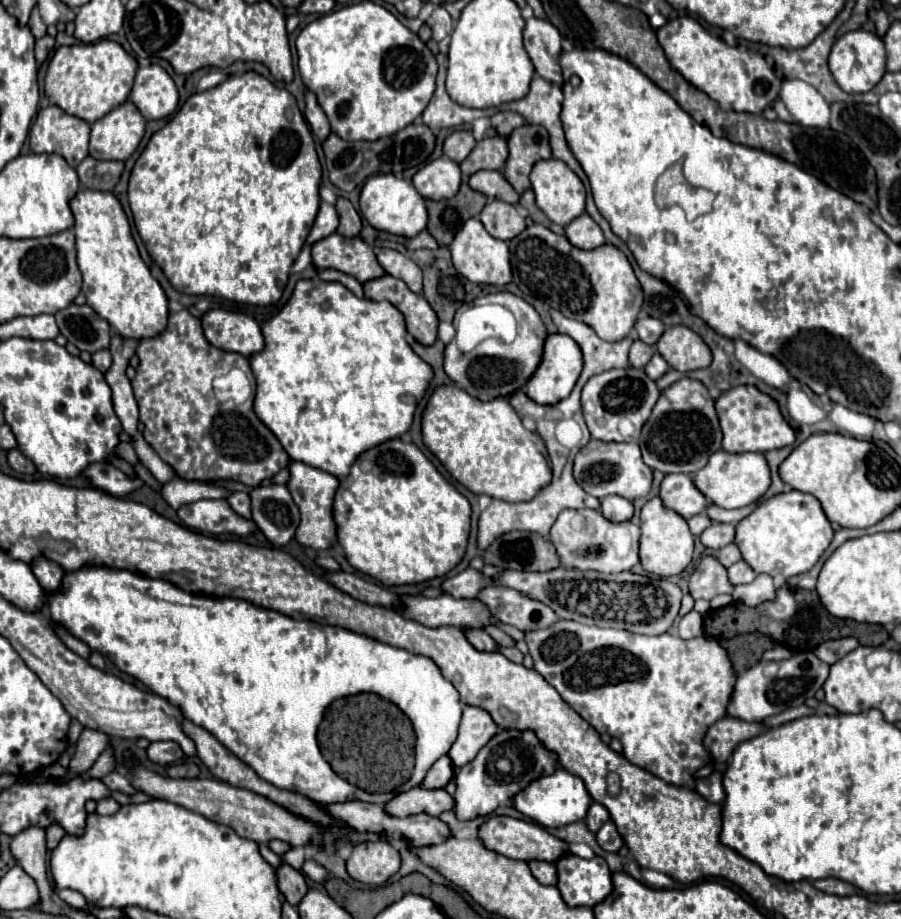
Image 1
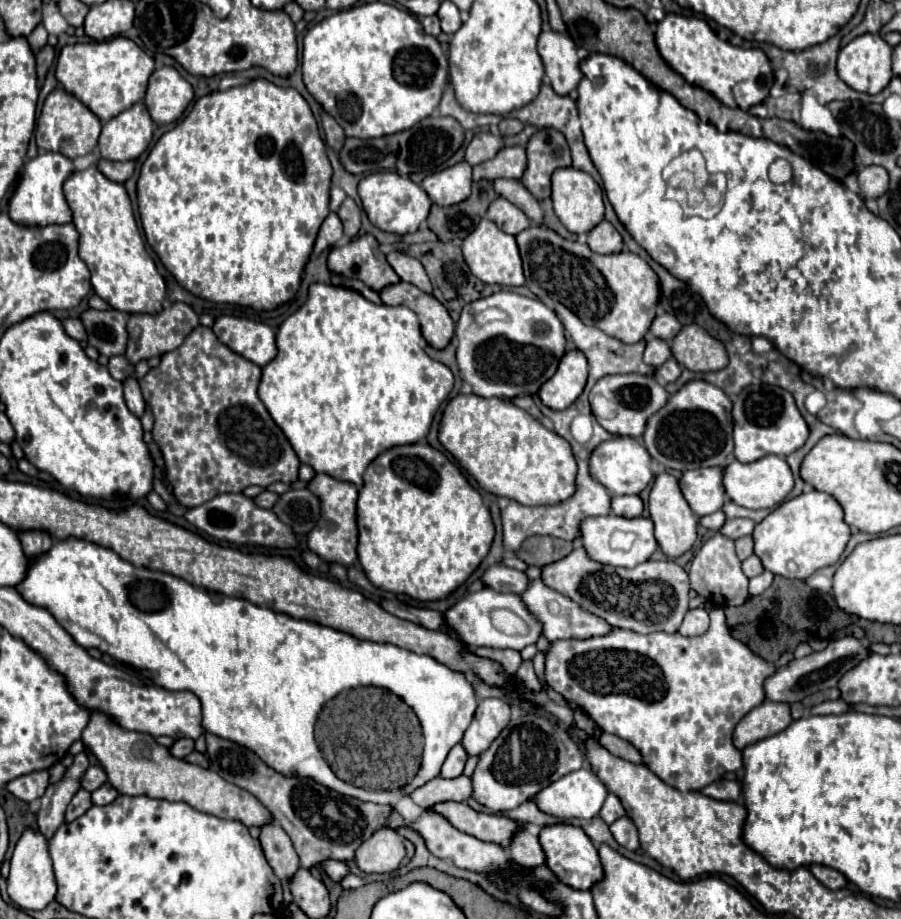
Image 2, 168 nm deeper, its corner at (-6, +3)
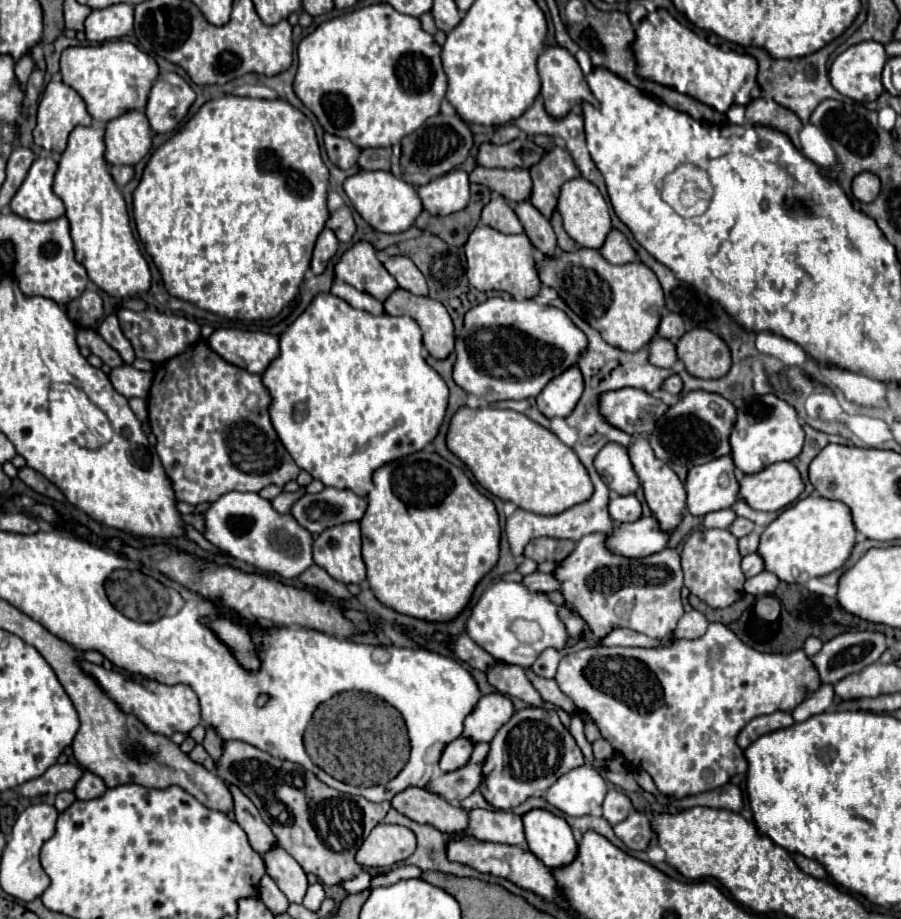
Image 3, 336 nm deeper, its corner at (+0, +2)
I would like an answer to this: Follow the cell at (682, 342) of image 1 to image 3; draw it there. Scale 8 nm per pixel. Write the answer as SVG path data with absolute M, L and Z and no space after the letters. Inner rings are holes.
M690 329L686 331L686 335L682 335L682 339L678 339L676 343L676 351L678 351L678 359L686 365L686 371L694 377L700 379L718 379L724 377L730 371L730 349L728 345L712 331L708 329Z

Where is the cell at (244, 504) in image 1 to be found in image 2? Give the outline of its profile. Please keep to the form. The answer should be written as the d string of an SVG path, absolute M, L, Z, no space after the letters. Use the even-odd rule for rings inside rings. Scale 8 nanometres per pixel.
M266 490L266 492L262 492L260 496L256 496L256 498L254 498L254 502L256 502L258 506L262 506L262 508L272 508L272 506L278 502L278 498L280 498L278 494L274 494L274 492L268 492L268 490Z

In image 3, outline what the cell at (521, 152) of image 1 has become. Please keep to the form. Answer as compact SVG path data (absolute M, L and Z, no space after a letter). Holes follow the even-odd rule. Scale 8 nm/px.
M554 145L552 149L546 151L546 155L542 155L542 159L538 159L538 163L534 163L534 167L530 167L530 177L534 183L530 203L548 219L556 207L560 185L580 175L576 165L572 169L572 163L574 161L570 153L564 151L560 145ZM556 181L558 181L558 187L556 187Z

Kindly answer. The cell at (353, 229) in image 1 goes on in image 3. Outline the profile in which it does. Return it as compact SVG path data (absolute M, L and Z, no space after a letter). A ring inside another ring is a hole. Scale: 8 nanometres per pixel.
M346 205L340 207L340 209L336 209L336 211L332 211L330 217L328 217L328 221L326 221L326 225L336 233L338 241L342 241L342 243L348 243L352 239L354 231L356 231L352 213L350 213L350 209Z

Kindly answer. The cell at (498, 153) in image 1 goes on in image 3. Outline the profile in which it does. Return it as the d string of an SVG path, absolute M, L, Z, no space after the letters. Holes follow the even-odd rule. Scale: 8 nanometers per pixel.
M476 167L470 173L472 183L480 183L490 187L496 193L502 193L502 197L510 201L524 201L530 197L532 181L530 175L524 167L514 167L514 169L486 169L486 167Z

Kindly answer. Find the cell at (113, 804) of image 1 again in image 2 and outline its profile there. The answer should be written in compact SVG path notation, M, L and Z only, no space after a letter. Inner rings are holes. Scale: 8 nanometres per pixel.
M102 784L98 790L92 792L92 802L94 802L96 806L106 806L106 804L110 804L116 796L118 796L118 792L116 792L110 784Z

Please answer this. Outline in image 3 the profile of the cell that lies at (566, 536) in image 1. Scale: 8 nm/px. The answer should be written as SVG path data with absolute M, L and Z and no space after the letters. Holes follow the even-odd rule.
M640 517L634 523L622 523L606 535L606 547L616 555L638 559L662 551L668 543L668 533L658 529L654 517Z

